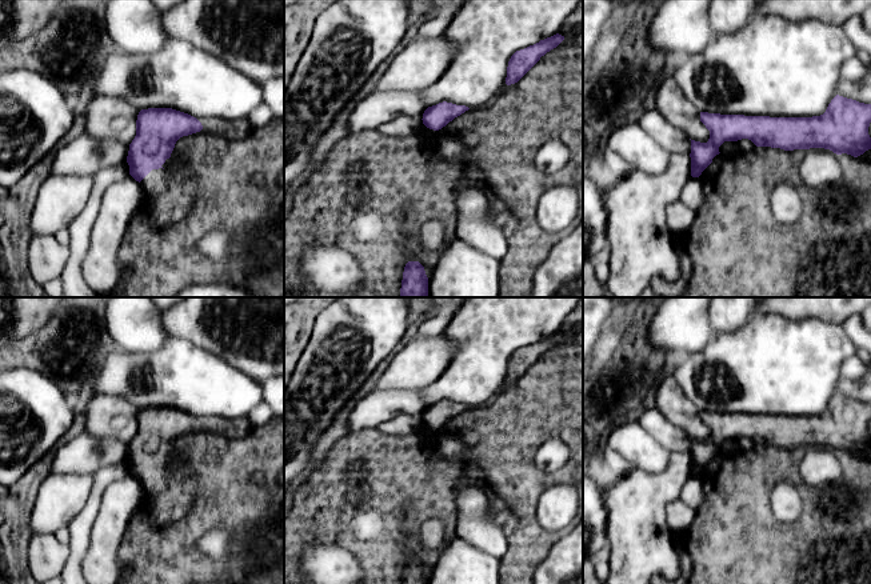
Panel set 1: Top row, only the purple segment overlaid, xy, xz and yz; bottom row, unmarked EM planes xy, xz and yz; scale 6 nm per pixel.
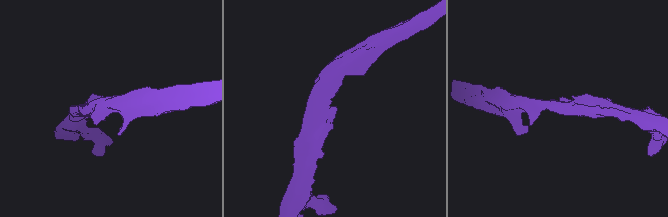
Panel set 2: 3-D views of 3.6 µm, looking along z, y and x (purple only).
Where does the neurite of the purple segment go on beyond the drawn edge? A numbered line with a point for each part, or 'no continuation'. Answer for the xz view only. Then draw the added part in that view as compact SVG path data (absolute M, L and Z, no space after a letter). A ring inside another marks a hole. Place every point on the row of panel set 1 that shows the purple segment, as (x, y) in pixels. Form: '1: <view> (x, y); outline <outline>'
no continuation

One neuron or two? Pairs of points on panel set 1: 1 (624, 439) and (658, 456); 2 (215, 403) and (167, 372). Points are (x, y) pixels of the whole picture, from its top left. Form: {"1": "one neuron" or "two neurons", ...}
{"1": "one neuron", "2": "one neuron"}

